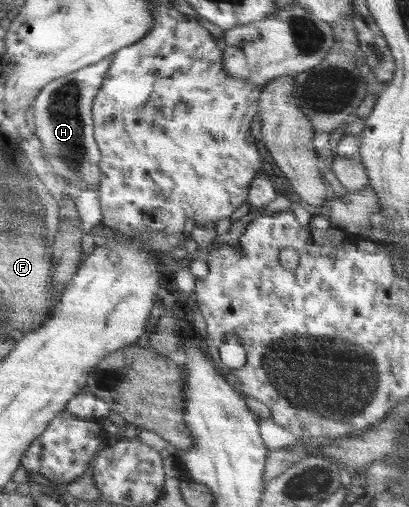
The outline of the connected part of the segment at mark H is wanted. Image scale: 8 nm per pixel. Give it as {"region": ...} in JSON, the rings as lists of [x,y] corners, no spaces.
{"region":[[[114,56],[52,81],[33,103],[36,135],[41,140],[42,153],[48,159],[48,167],[58,179],[61,177],[69,181],[77,189],[99,189],[100,191],[104,175],[100,164],[104,154],[95,136],[93,105],[96,96],[101,92]]]}

